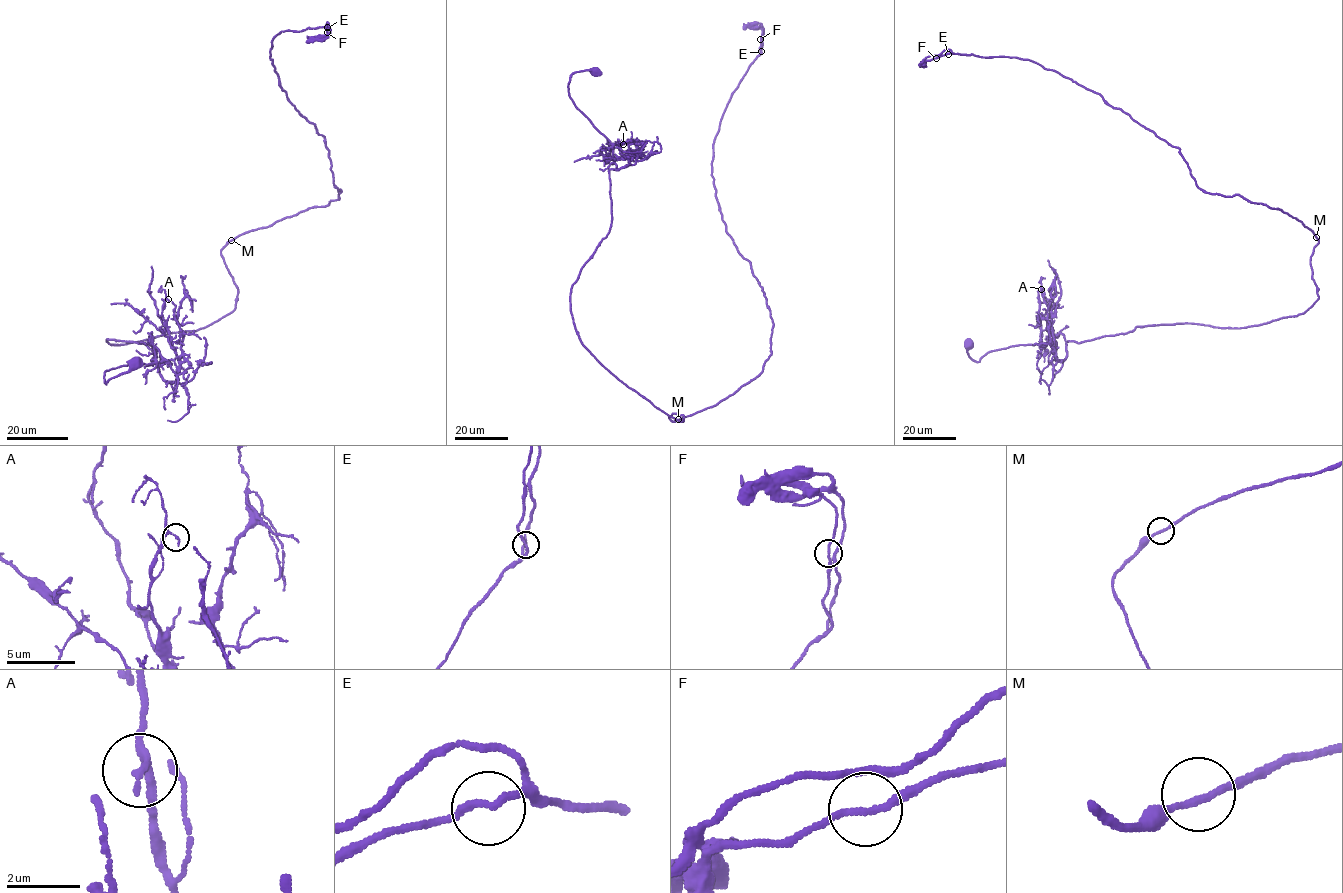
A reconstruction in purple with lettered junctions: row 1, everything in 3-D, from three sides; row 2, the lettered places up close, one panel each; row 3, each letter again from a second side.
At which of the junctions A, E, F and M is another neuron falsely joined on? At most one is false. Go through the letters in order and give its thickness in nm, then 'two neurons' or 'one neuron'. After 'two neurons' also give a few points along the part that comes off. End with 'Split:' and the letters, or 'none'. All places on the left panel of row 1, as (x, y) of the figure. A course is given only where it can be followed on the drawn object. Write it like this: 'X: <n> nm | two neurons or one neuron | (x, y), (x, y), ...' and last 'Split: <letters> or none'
A: 190 nm | one neuron
E: 180 nm | one neuron
F: 170 nm | one neuron
M: 180 nm | one neuron
Split: none

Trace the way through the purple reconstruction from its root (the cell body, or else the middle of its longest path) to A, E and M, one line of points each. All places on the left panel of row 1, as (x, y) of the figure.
A: (134, 363), (104, 382), (110, 369), (152, 364), (155, 347), (176, 374), (189, 367), (171, 344), (168, 299)
E: (134, 363), (106, 384), (160, 354), (106, 340), (227, 315), (220, 251), (339, 198), (270, 57), (327, 27)
M: (134, 363), (106, 384), (160, 354), (106, 340), (194, 331), (234, 309), (231, 240)

